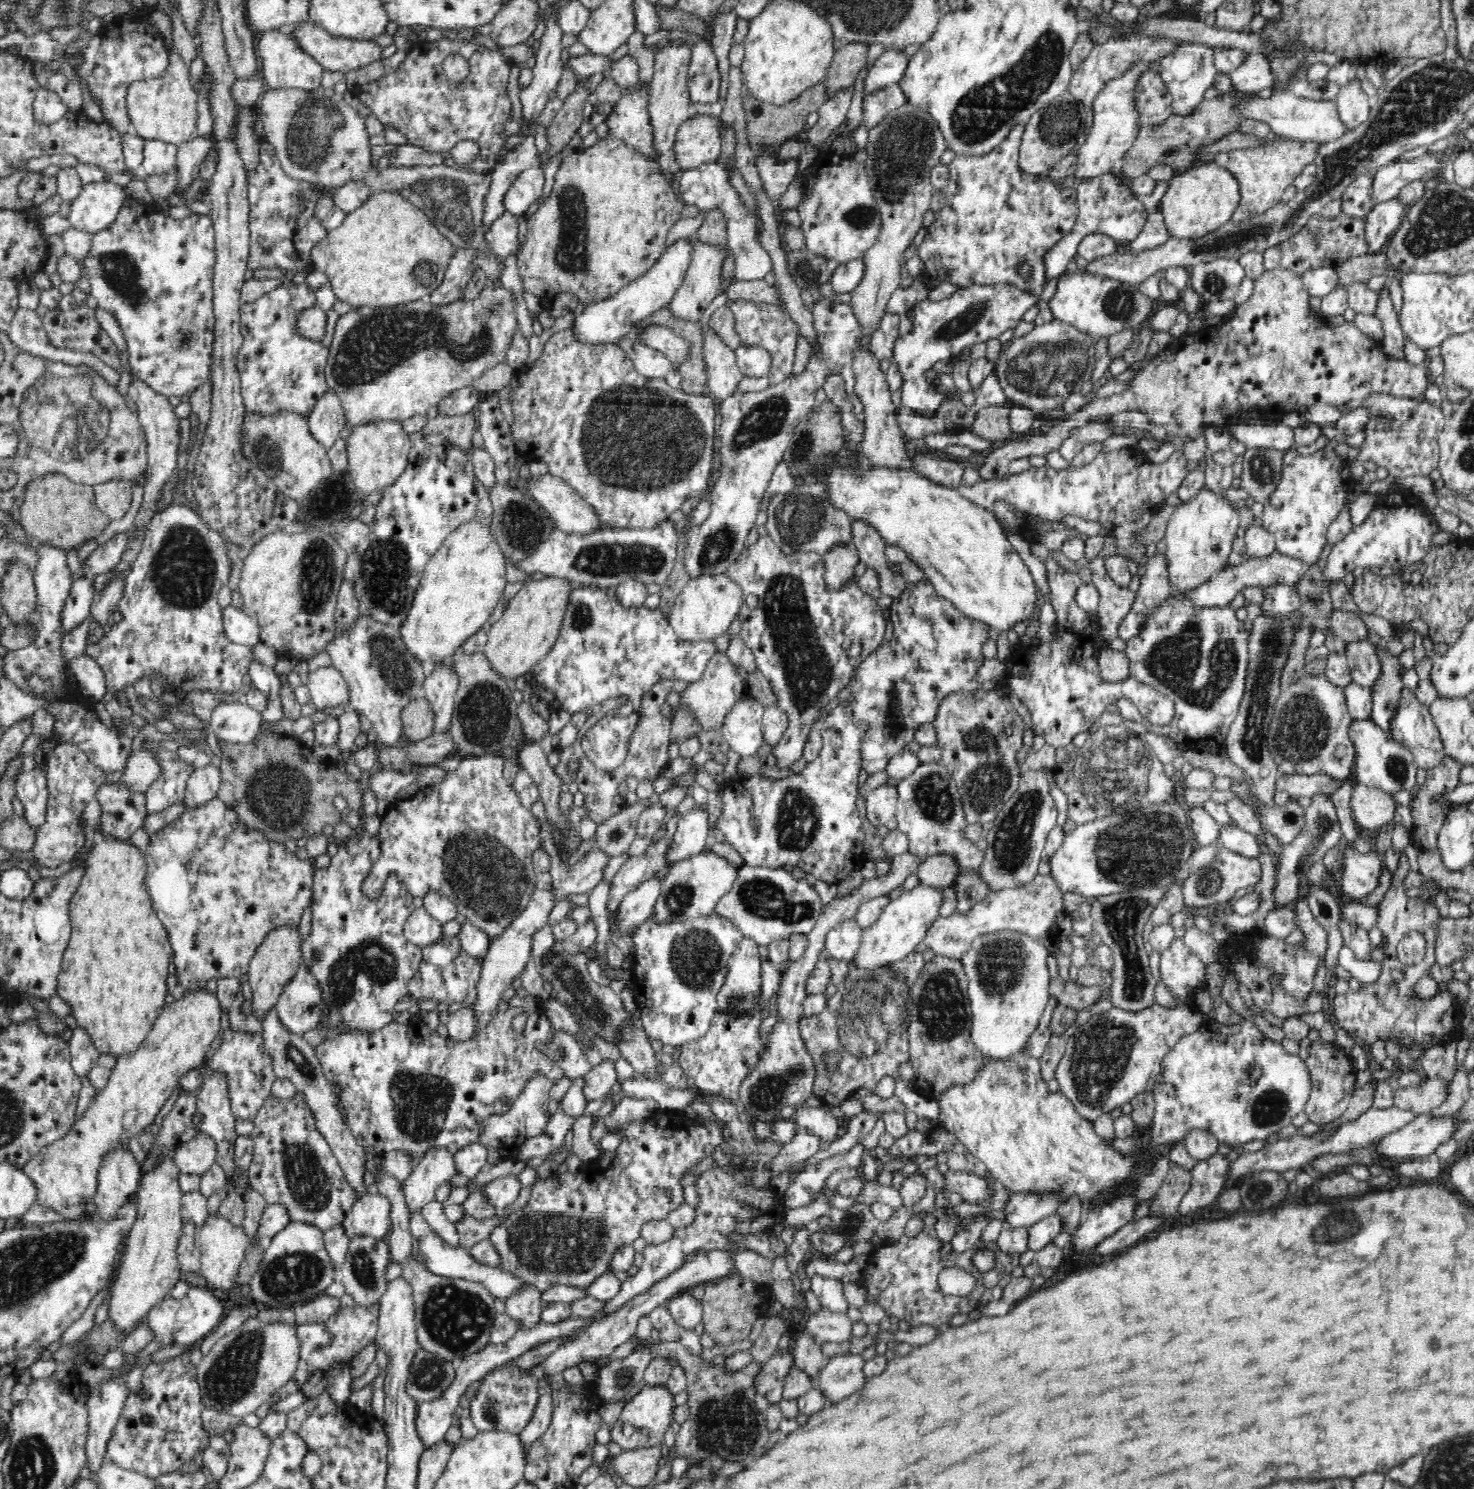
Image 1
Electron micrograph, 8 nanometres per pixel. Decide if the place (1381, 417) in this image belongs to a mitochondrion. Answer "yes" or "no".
yes

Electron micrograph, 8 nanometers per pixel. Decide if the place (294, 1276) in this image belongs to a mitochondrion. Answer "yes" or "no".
yes

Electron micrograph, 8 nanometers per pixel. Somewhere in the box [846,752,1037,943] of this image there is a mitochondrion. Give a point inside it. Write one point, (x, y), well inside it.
(935, 797)

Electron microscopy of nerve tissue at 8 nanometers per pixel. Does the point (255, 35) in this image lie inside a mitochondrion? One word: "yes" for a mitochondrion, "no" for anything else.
no

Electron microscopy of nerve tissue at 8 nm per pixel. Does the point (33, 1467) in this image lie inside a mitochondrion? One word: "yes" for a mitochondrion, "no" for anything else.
yes

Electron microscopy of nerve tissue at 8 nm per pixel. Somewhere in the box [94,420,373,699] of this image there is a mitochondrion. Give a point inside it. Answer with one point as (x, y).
(182, 570)

